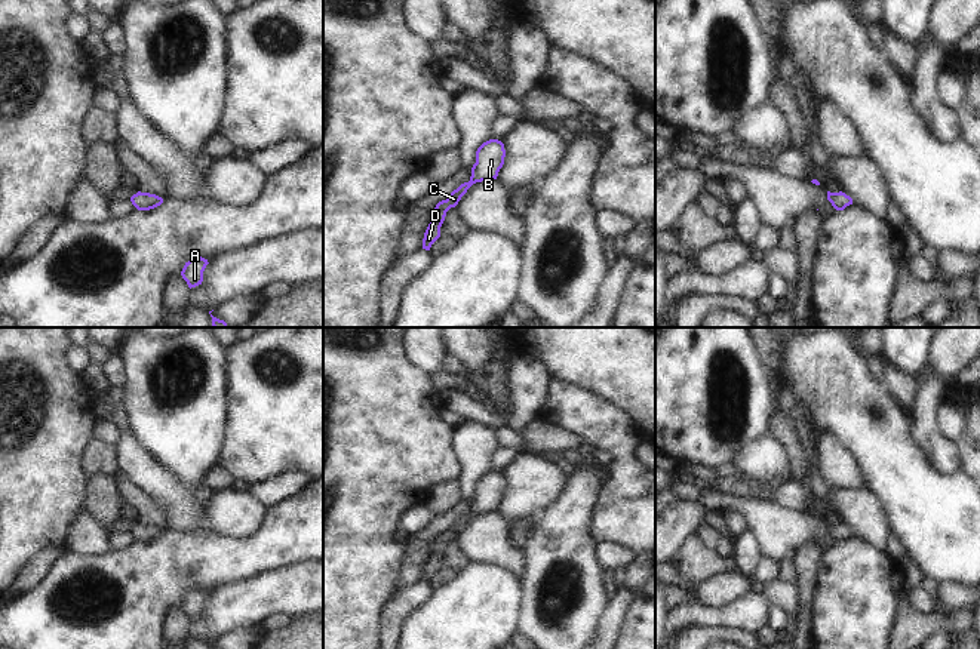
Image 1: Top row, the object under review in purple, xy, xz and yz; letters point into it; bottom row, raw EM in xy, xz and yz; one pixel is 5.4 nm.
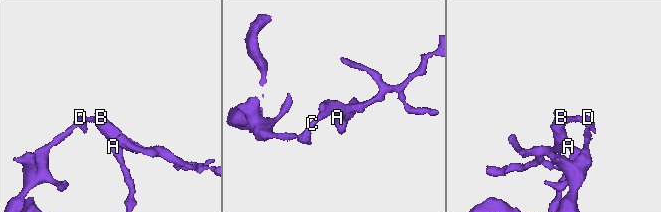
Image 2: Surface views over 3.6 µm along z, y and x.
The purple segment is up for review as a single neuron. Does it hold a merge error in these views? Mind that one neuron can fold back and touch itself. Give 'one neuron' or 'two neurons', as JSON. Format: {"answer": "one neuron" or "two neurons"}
{"answer": "one neuron"}

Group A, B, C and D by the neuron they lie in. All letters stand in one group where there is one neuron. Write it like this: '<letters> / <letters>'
A B C D

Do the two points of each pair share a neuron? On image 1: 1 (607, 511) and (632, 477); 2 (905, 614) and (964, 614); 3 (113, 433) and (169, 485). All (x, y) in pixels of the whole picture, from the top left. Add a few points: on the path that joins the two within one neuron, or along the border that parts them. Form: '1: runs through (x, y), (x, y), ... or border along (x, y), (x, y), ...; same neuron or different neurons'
1: runs through (616, 503), (630, 486); same neuron
2: runs through (919, 623), (949, 623); same neuron
3: border along (107, 420), (120, 433), (116, 445); different neurons

